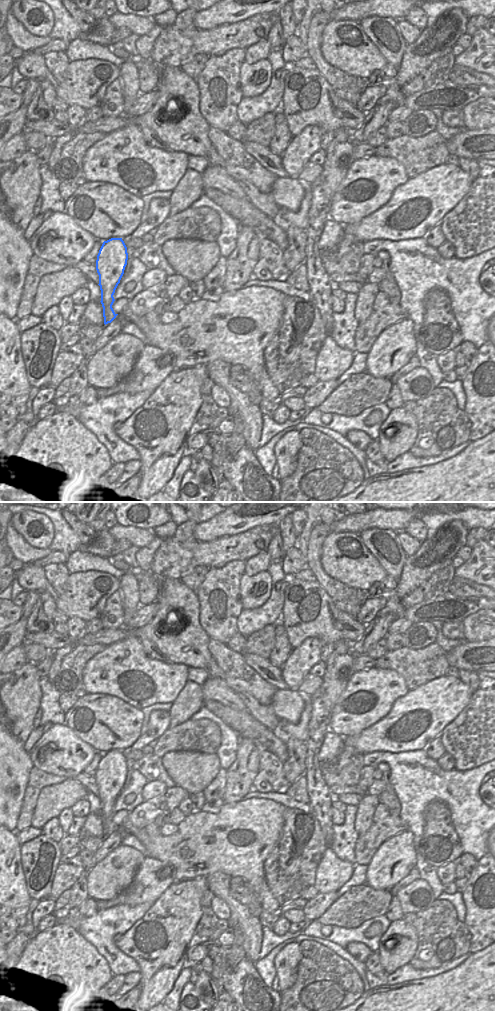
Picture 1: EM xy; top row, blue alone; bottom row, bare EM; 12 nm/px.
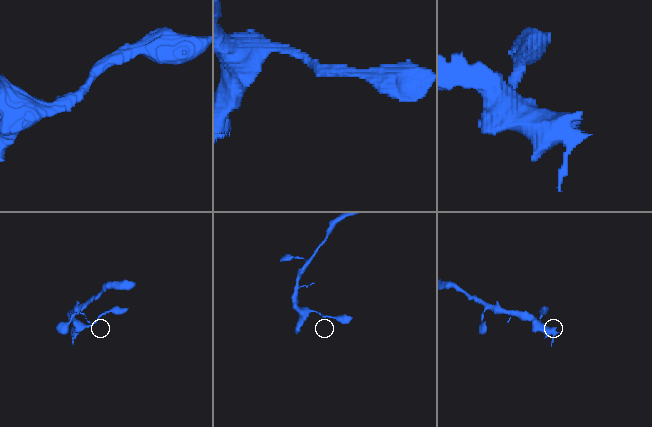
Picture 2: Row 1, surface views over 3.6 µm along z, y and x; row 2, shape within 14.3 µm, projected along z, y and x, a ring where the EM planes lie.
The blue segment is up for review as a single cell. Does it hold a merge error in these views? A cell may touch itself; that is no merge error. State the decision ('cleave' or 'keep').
keep

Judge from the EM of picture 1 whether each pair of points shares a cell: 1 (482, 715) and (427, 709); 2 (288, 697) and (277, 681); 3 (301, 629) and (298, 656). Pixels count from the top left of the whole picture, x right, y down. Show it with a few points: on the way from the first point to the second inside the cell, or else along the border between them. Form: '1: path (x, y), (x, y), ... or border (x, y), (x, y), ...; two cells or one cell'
1: border (473, 693), (469, 703), (443, 729); two cells
2: border (277, 688), (287, 689); two cells
3: border (322, 644), (316, 638), (306, 638), (293, 649); two cells

